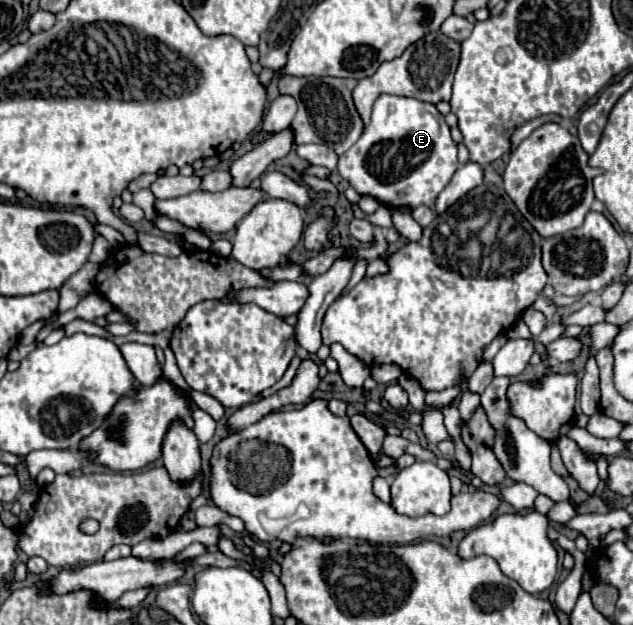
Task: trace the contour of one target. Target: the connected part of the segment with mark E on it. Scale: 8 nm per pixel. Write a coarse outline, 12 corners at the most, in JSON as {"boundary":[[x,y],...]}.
{"boundary":[[383,95],[337,171],[389,209],[457,171],[435,105]]}

